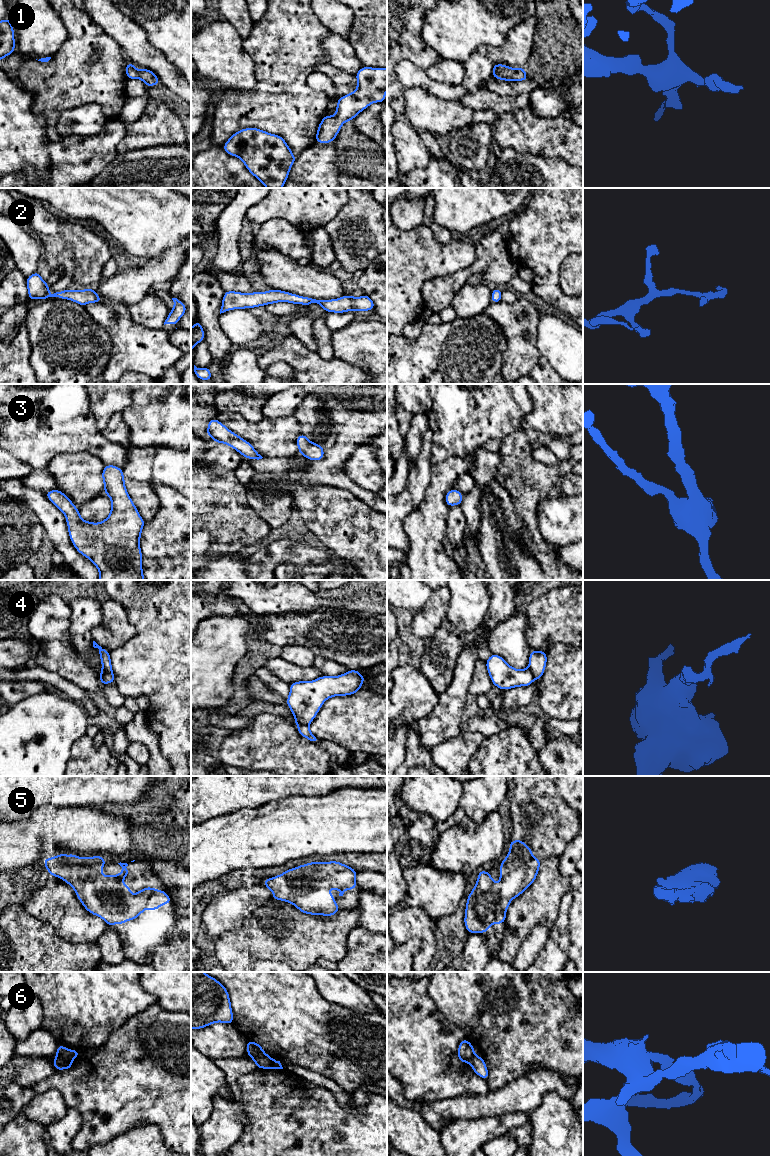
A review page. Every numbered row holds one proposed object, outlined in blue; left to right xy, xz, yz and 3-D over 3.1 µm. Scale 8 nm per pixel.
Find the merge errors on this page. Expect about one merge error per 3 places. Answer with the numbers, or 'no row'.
4, 6

